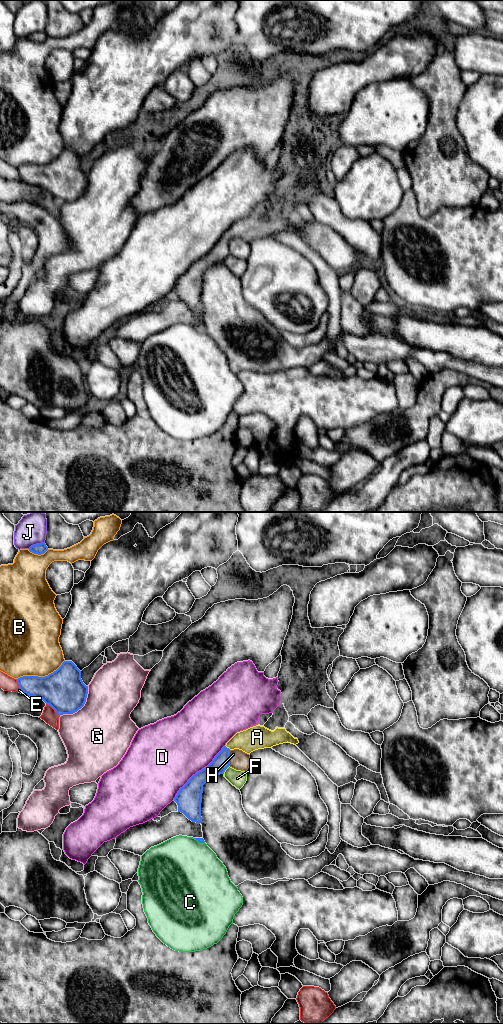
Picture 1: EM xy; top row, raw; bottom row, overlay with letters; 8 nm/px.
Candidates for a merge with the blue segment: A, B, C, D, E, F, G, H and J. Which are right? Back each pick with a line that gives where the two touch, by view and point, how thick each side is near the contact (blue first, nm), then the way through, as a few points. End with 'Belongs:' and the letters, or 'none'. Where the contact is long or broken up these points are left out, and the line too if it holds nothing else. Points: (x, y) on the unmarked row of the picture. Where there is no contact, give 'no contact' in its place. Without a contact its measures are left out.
A: xy (228, 236) | 140/190 nm | across xy (220, 251), (224, 240), (228, 236), (235, 230), (257, 225)
Belongs: A

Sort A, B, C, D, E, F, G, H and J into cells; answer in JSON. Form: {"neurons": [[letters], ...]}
{"neurons": [["A"], ["B"], ["C"], ["D"], ["E"], ["F"], ["G"], ["H"], ["J"]]}

